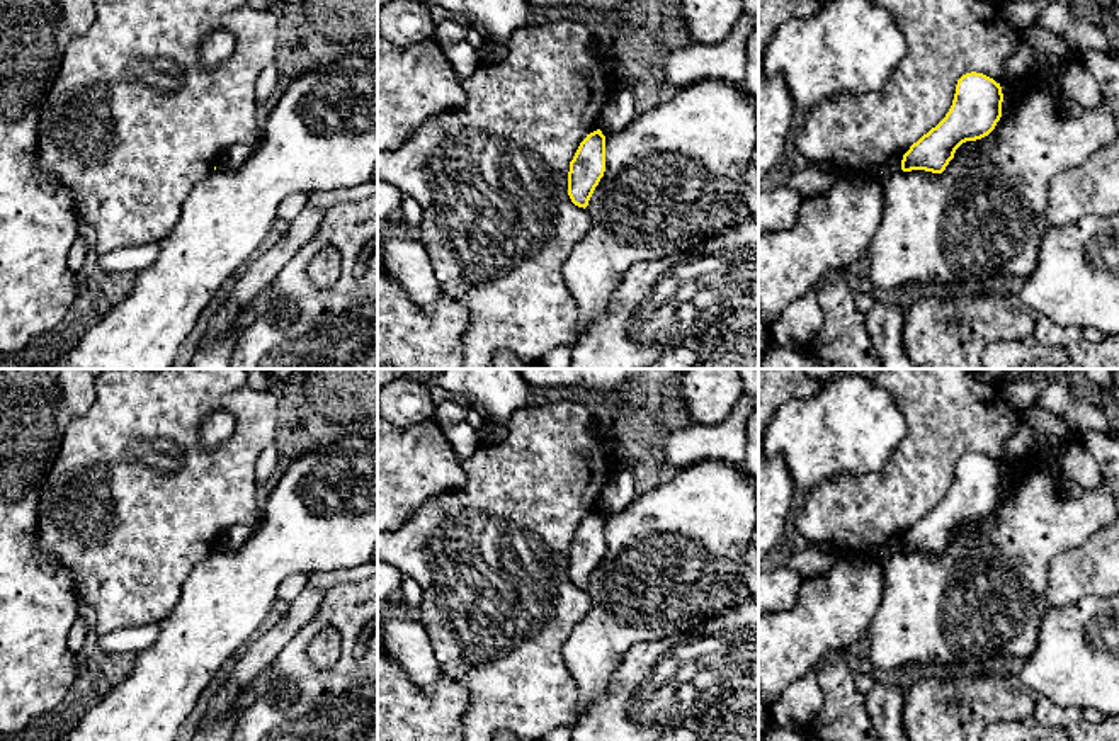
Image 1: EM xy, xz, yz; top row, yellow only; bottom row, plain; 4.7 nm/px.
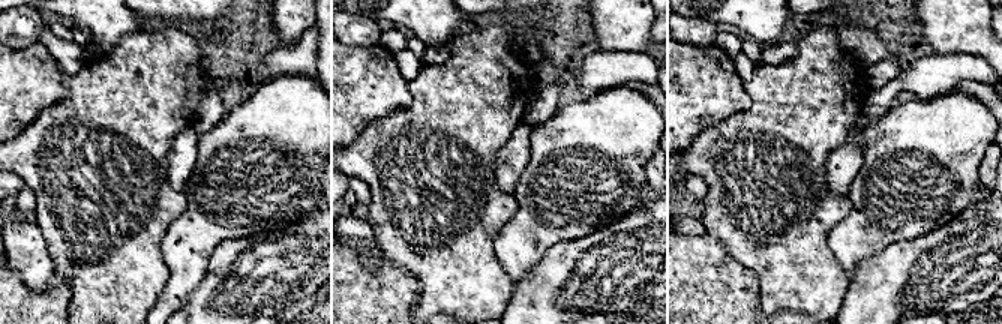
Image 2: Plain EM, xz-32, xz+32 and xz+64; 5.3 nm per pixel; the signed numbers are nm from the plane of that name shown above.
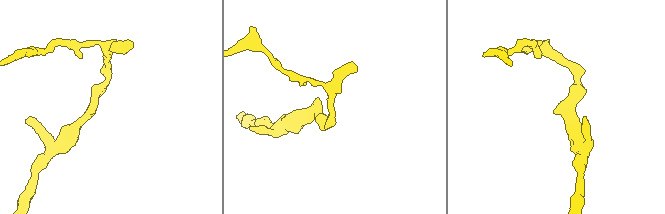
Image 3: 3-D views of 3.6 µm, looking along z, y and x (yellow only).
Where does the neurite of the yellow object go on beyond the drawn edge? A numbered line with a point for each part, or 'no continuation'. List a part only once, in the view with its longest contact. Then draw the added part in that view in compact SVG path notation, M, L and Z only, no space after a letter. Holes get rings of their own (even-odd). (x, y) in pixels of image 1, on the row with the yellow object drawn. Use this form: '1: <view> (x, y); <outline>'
no continuation

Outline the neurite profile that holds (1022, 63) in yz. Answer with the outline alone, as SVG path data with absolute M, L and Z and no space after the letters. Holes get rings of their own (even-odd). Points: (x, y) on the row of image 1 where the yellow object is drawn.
M1024 37L1015 54L1008 58L1007 68L1012 75L1019 78L1025 78L1041 70L1032 46Z

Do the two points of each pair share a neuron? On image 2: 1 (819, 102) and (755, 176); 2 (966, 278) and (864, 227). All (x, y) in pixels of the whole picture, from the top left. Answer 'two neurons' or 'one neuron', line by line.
1: one neuron
2: two neurons

